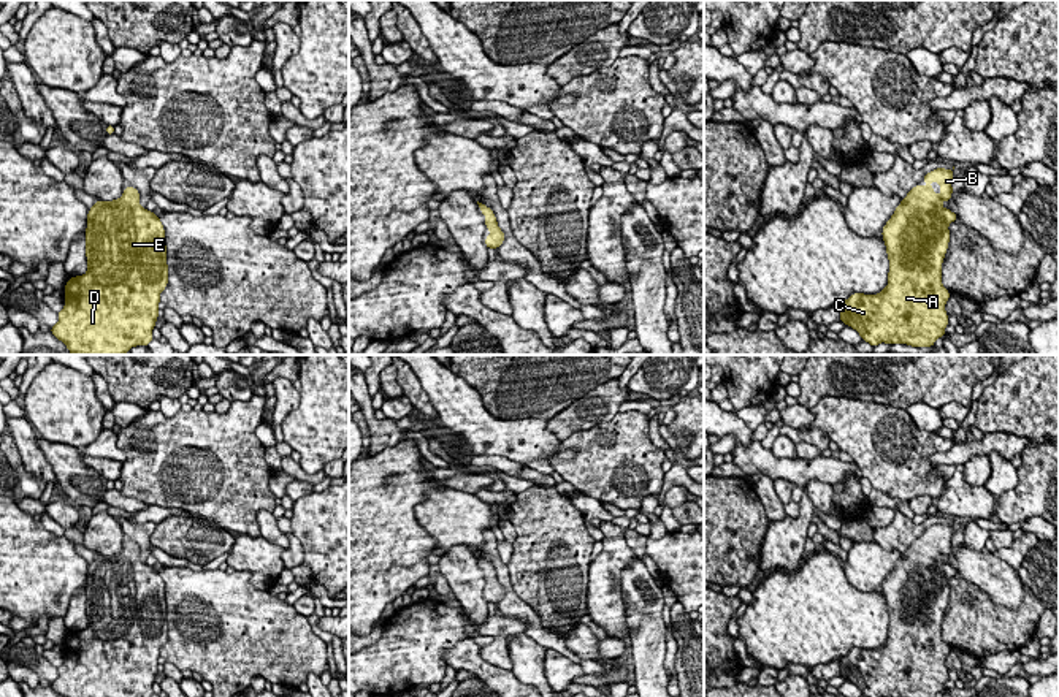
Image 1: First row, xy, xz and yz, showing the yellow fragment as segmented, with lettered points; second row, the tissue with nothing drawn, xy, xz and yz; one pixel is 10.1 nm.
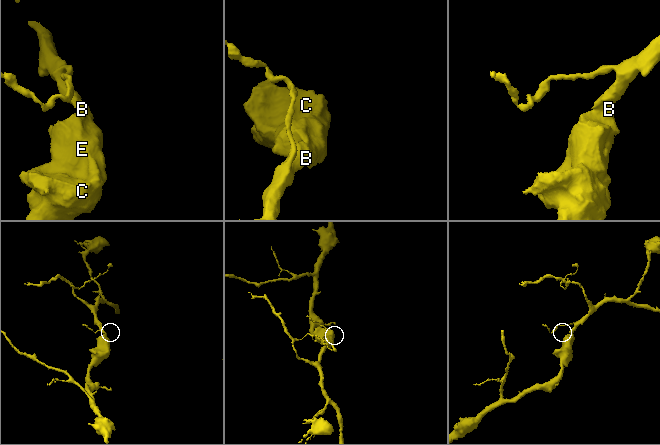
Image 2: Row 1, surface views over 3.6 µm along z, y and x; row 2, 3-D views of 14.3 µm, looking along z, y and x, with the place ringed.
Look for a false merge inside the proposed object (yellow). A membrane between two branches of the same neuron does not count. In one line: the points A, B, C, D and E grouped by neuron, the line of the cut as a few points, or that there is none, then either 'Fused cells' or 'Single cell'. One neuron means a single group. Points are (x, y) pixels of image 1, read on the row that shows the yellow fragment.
Groups: A B C D E. No split. Single cell

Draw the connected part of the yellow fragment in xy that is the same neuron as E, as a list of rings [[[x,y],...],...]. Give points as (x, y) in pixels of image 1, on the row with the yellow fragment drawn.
[[[128,185],[113,201],[95,201],[87,212],[86,228],[87,272],[65,284],[65,306],[59,322],[49,329],[71,355],[124,355],[136,345],[149,345],[159,318],[160,293],[168,285],[165,228],[160,219],[140,204],[140,192]]]

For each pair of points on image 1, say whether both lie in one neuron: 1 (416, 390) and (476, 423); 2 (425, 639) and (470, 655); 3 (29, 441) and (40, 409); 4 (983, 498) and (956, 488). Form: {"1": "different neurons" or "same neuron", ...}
{"1": "different neurons", "2": "different neurons", "3": "different neurons", "4": "same neuron"}

